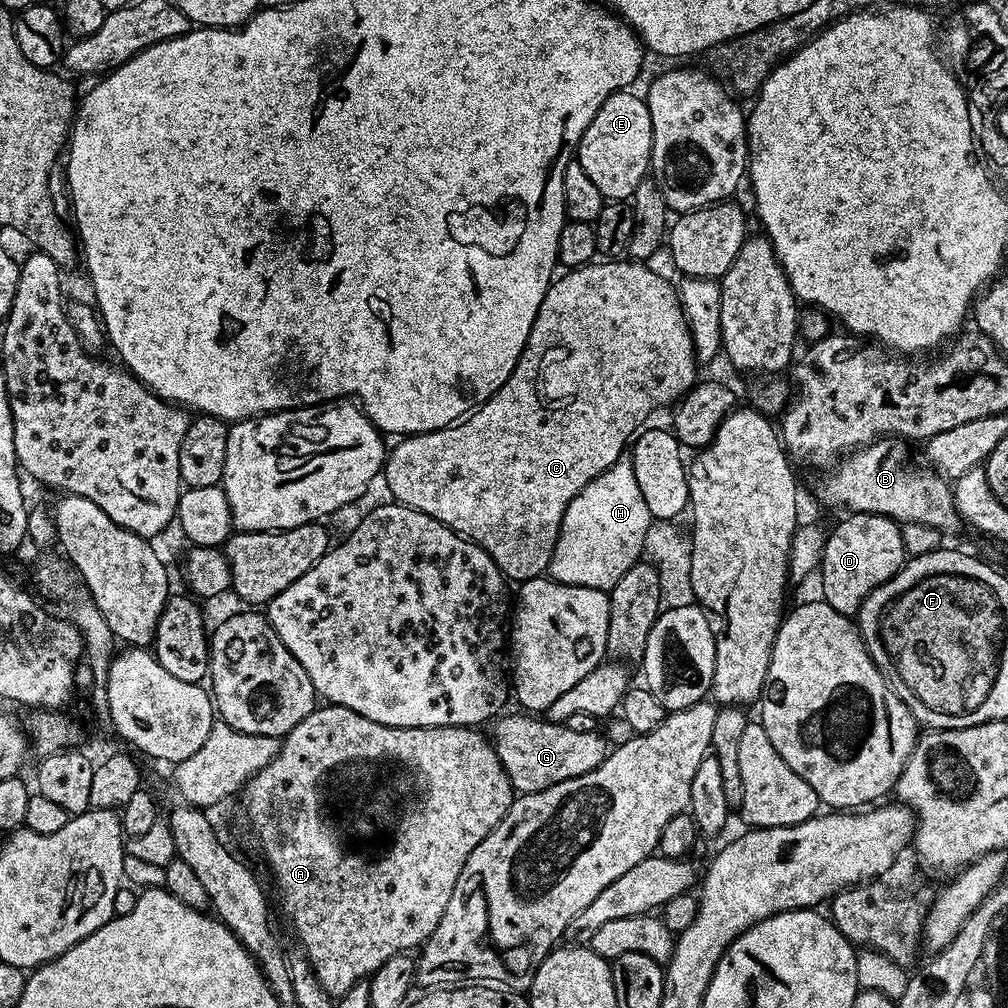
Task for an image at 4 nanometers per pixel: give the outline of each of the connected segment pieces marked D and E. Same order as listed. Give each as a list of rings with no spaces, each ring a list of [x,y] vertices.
[[[869,512],[845,515],[845,520],[833,532],[827,533],[824,554],[820,558],[818,577],[822,598],[838,614],[852,618],[859,613],[862,602],[880,584],[906,563],[901,525],[888,516],[875,516]]]
[[[621,90],[612,92],[602,106],[598,106],[598,114],[594,114],[594,122],[586,126],[582,138],[574,148],[574,158],[586,170],[590,182],[598,186],[605,201],[631,201],[634,190],[638,190],[638,182],[649,175],[652,163],[652,123],[648,101],[643,95],[635,96],[635,91]]]

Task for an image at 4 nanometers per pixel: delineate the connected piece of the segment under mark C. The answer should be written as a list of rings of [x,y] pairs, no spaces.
[[[604,258],[599,262],[584,264],[581,268],[565,271],[565,276],[557,275],[546,290],[546,298],[542,298],[542,306],[538,306],[538,318],[534,318],[534,326],[530,330],[530,338],[526,338],[526,346],[506,382],[486,403],[481,404],[467,418],[461,419],[446,428],[433,432],[420,432],[416,436],[406,436],[395,441],[387,453],[382,469],[382,480],[388,483],[388,492],[397,504],[418,510],[422,514],[430,514],[447,528],[453,528],[461,536],[484,549],[505,577],[512,582],[532,580],[535,576],[544,576],[548,563],[552,561],[552,551],[560,537],[562,518],[566,514],[566,506],[598,474],[602,474],[620,456],[625,455],[630,441],[645,427],[648,415],[659,404],[675,405],[680,397],[685,396],[697,383],[695,344],[691,330],[684,316],[680,295],[674,284],[664,276],[659,276],[647,263],[637,262],[631,258]]]

